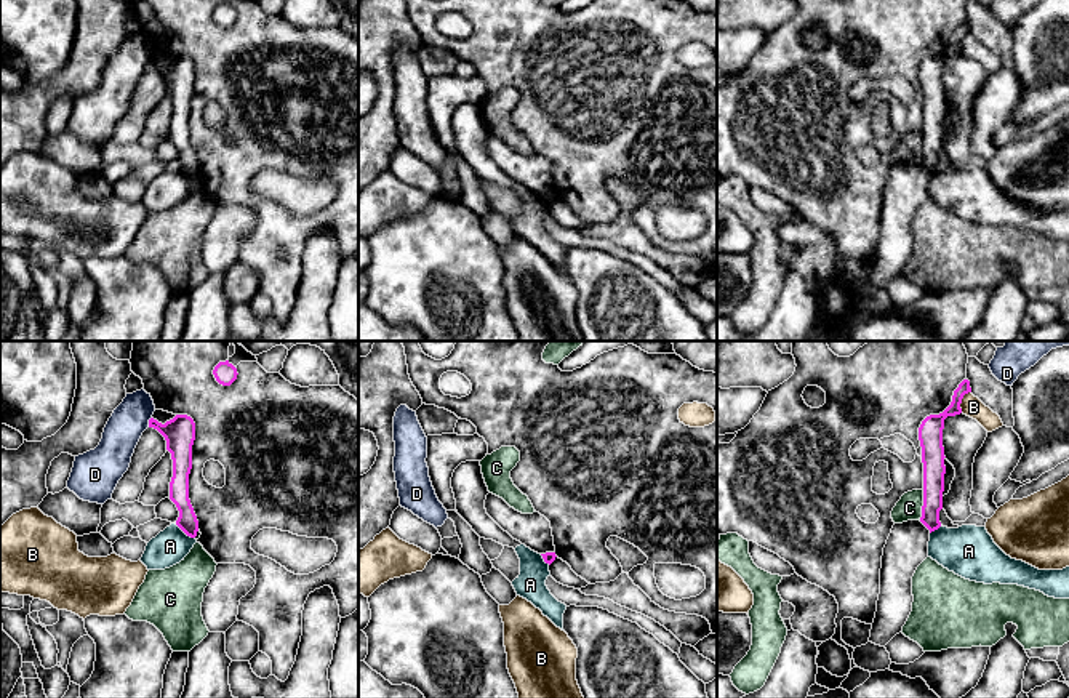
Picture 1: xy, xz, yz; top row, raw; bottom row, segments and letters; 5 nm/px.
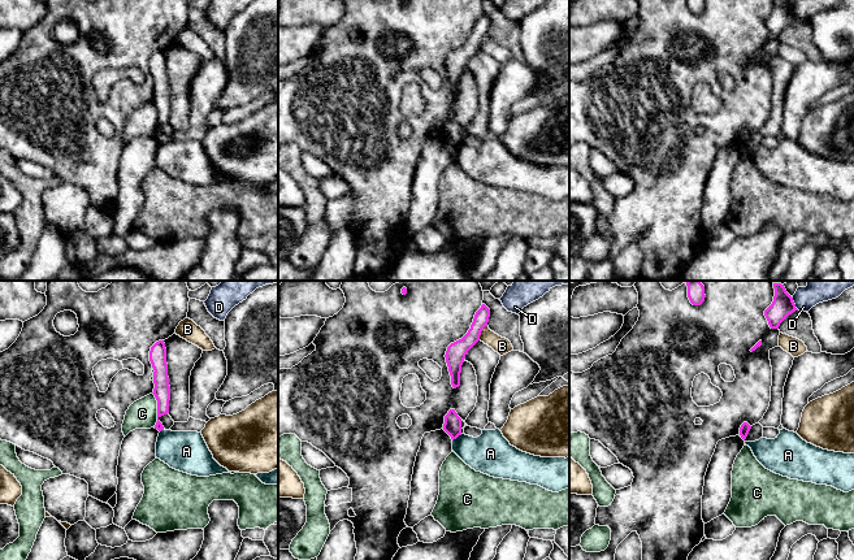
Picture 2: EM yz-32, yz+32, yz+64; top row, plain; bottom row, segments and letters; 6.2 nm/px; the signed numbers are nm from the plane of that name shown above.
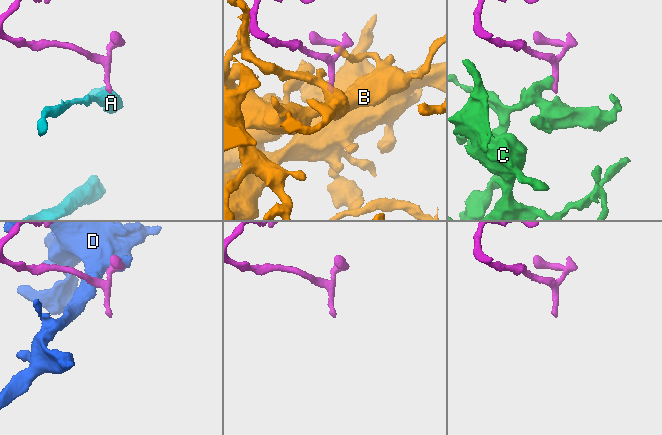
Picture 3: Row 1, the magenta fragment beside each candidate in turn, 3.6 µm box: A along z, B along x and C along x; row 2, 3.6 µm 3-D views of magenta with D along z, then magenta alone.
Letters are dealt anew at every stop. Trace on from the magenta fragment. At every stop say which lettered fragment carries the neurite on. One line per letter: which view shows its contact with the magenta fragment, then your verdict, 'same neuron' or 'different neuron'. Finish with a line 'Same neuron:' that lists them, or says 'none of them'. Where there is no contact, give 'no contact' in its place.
A: xy | different neuron
B: yz | different neuron
C: yz | different neuron
D: xy | different neuron
Same neuron: none of them

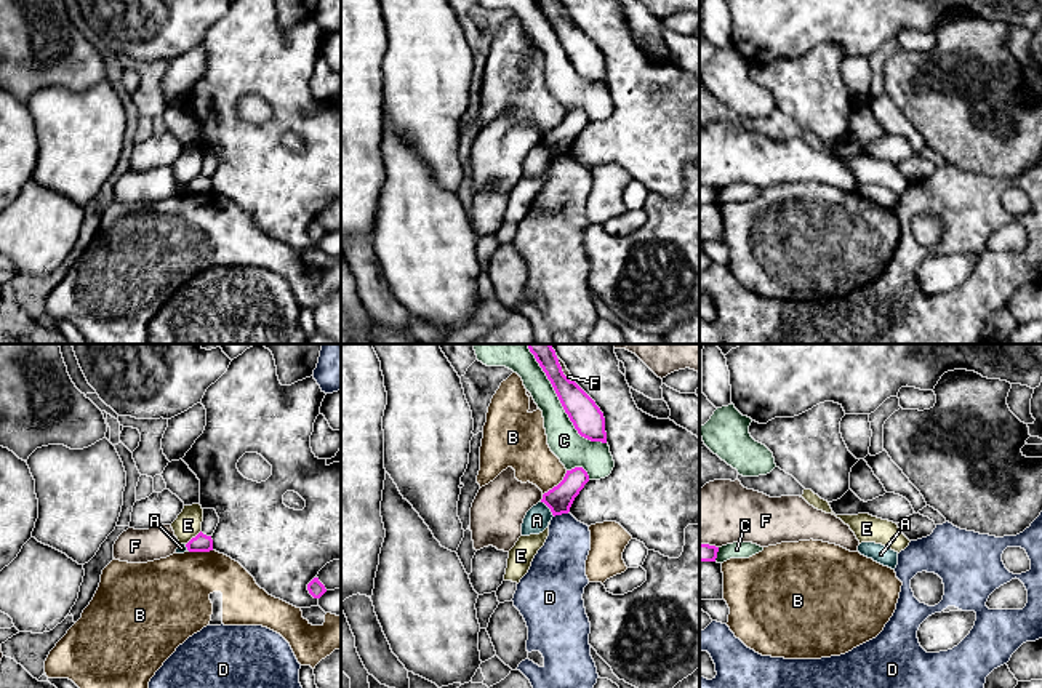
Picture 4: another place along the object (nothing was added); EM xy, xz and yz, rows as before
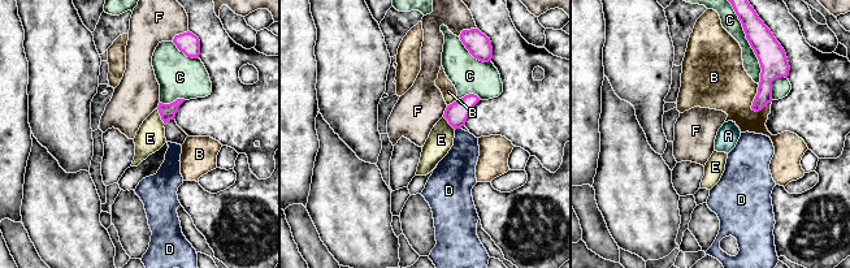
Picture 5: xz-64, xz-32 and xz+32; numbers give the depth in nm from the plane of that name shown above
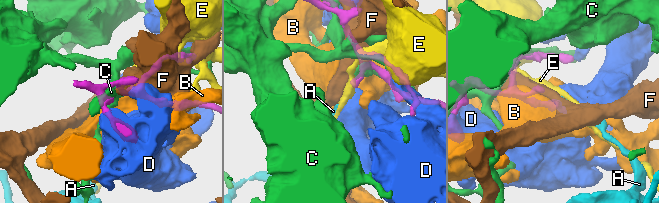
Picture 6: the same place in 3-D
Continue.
A: xz | different neuron
B: xz | different neuron
C: xz | different neuron
D: xz | different neuron
E: xy | different neuron
F: xz | different neuron
Same neuron: none of them

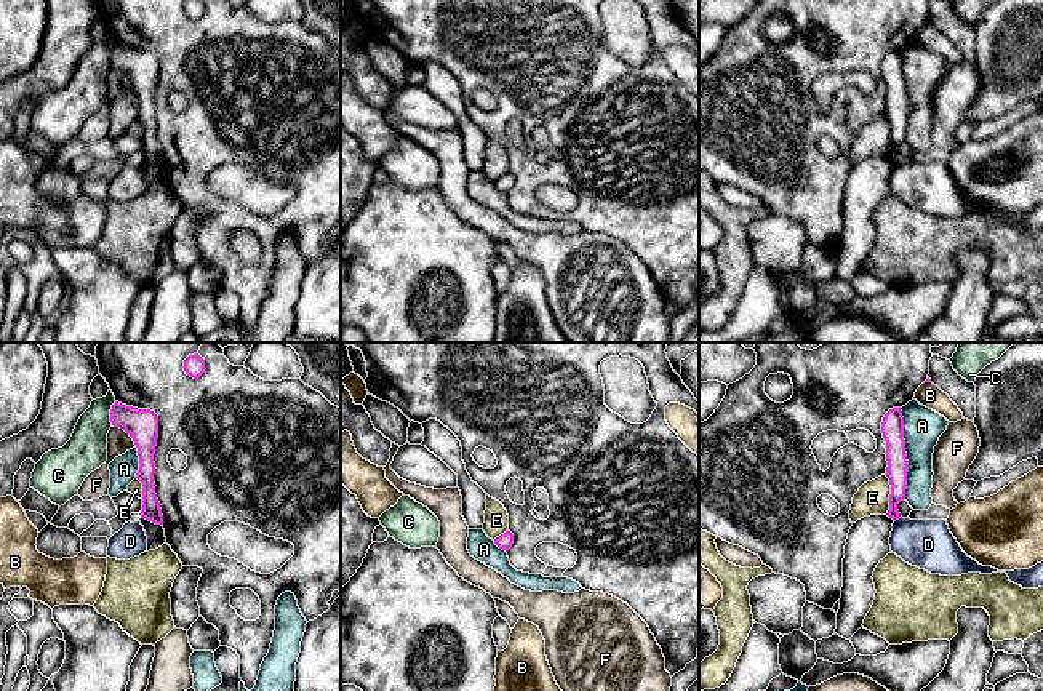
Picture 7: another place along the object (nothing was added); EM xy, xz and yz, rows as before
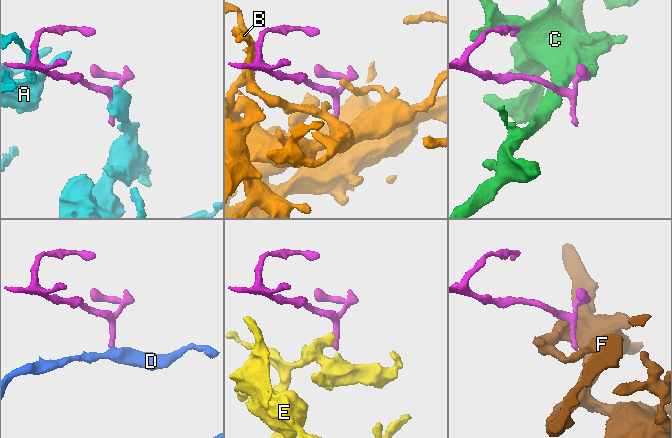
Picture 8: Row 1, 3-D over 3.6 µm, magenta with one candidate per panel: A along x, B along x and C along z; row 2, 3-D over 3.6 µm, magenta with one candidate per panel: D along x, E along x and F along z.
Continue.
A: yz | different neuron
B: yz | different neuron
C: xy | different neuron
D: yz | different neuron
E: yz | different neuron
F: xy | different neuron
Same neuron: none of them

